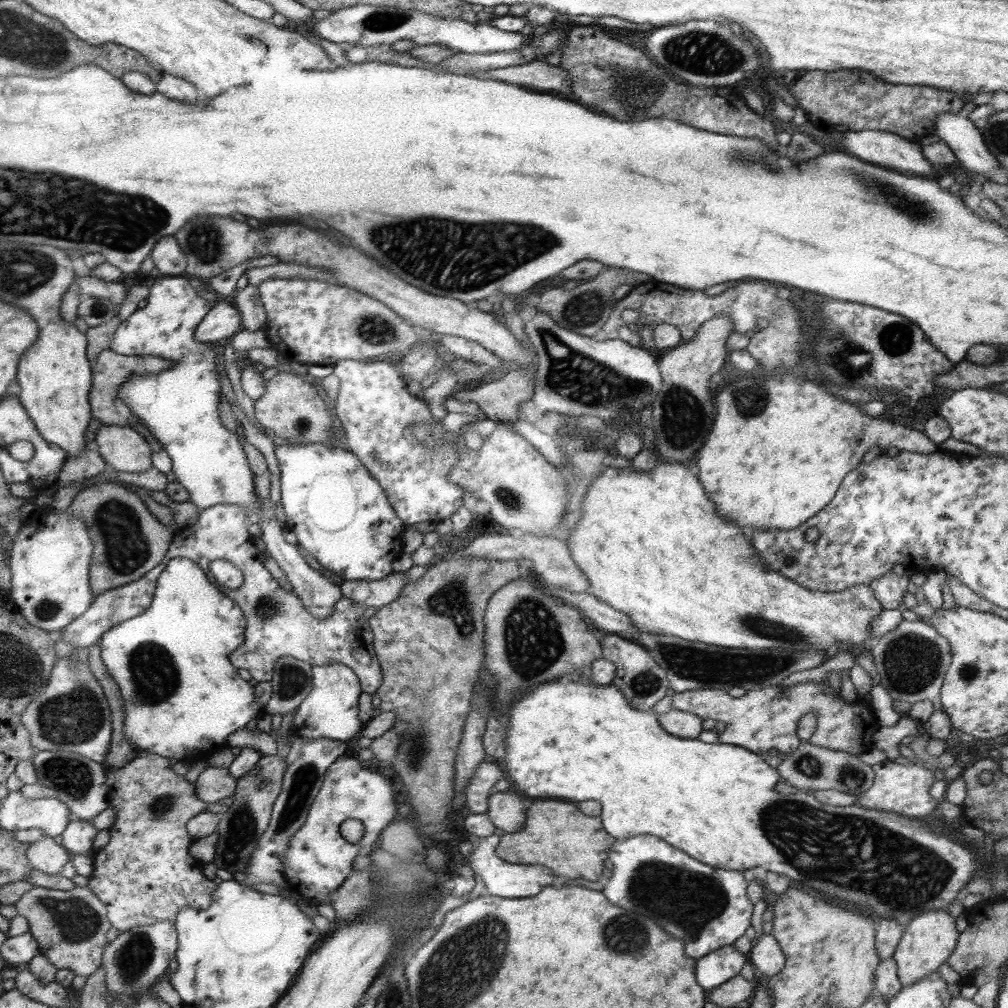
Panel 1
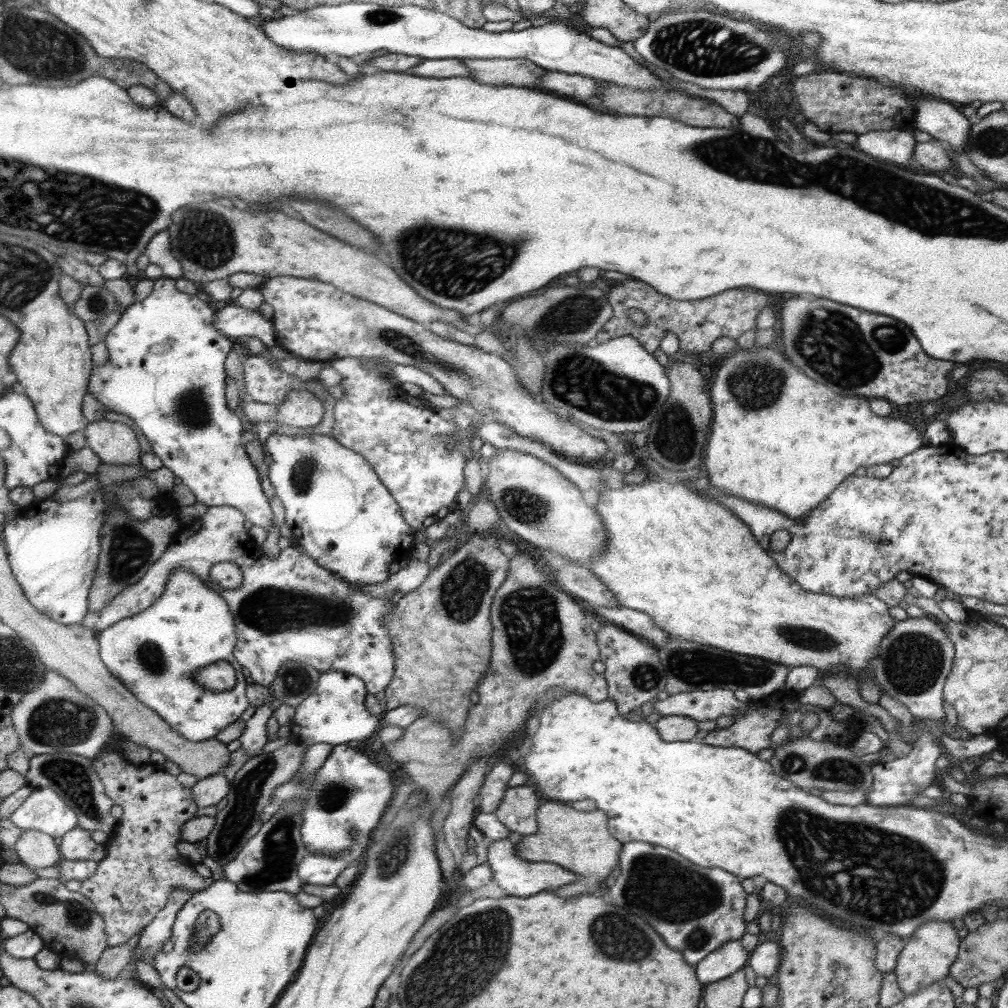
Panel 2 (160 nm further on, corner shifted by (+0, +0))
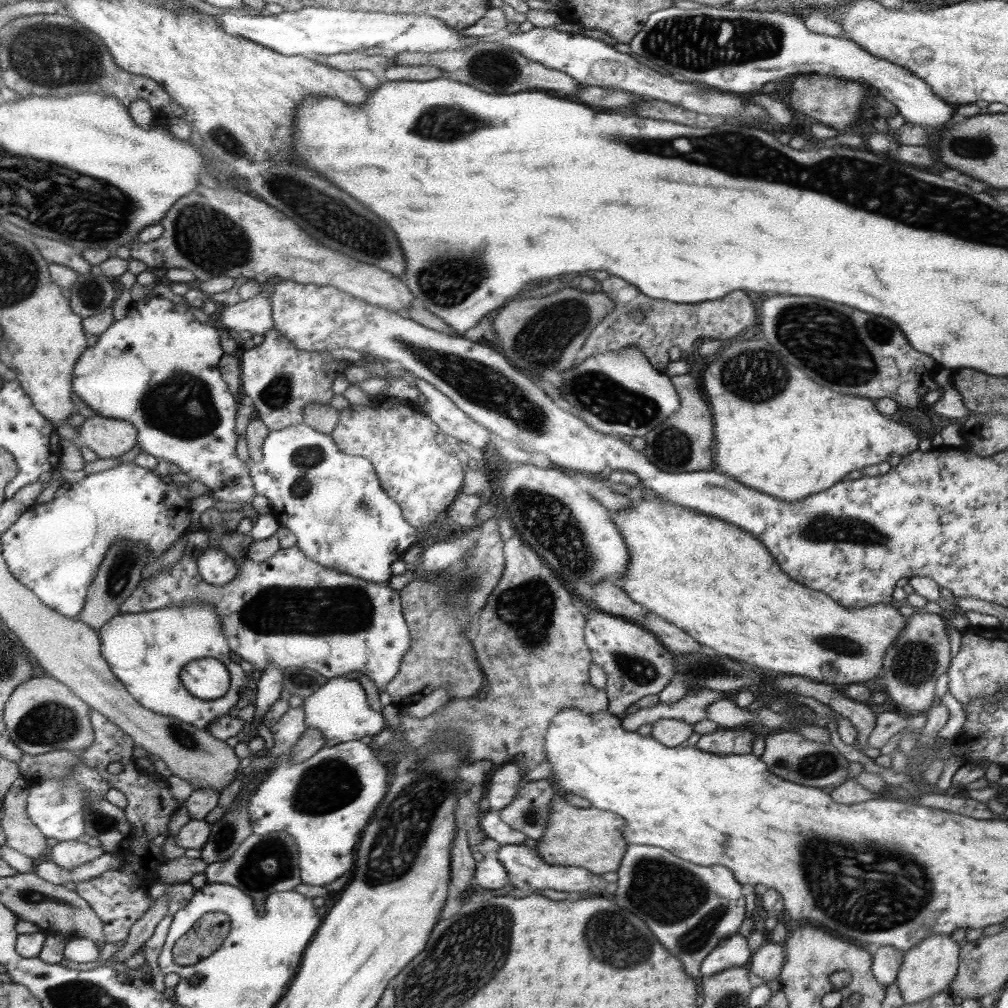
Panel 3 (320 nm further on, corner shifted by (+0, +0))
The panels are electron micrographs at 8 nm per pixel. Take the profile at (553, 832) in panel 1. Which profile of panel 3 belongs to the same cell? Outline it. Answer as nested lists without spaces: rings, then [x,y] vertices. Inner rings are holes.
[[[557,792],[552,796],[549,823],[534,850],[552,866],[574,865],[600,876],[617,872],[627,849],[627,842],[622,836],[624,827],[625,820],[619,814],[592,806],[572,806],[564,794]]]

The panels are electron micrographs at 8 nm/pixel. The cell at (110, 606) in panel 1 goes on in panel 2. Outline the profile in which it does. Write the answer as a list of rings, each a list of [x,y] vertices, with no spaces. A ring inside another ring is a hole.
[[[233,506],[207,507],[203,516],[198,516],[192,519],[190,524],[181,526],[178,538],[171,542],[163,555],[150,566],[136,584],[127,586],[116,594],[102,610],[96,612],[89,610],[82,624],[98,634],[115,622],[134,616],[152,606],[164,592],[173,570],[177,568],[189,570],[198,575],[204,584],[208,584],[209,568],[217,562],[228,561],[241,568],[242,584],[236,590],[216,590],[216,592],[224,596],[234,617],[237,638],[233,650],[234,658],[242,667],[248,668],[254,683],[270,688],[283,662],[292,660],[309,664],[318,669],[319,673],[336,670],[352,674],[360,678],[367,692],[373,695],[385,690],[391,682],[395,669],[393,644],[383,621],[394,607],[390,599],[372,596],[360,587],[343,581],[331,570],[318,565],[306,553],[299,552],[295,545],[282,549],[277,558],[271,559],[259,546],[252,543],[248,531],[244,528],[244,522],[246,522],[245,516]]]

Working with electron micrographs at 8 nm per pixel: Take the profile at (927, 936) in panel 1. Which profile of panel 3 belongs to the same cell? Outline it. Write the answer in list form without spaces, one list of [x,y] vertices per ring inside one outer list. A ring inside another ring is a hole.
[[[932,935],[905,952],[895,982],[905,1004],[916,1004],[947,990],[959,965],[959,944],[950,935]]]

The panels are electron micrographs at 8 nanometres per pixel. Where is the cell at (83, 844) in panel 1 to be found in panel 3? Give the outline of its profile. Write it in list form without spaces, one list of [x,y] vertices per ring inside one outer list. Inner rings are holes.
[[[80,840],[62,841],[50,850],[51,861],[66,870],[72,870],[76,866],[90,862],[104,854],[106,852],[101,845],[90,846],[88,843]]]

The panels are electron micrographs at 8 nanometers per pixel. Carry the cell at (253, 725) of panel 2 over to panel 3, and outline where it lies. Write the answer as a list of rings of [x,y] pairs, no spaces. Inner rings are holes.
[[[268,665],[265,669],[264,672],[262,672],[262,676],[260,676],[260,681],[257,683],[257,691],[256,691],[256,696],[254,697],[254,702],[255,702],[255,716],[254,716],[254,721],[252,721],[252,728],[256,730],[255,727],[255,717],[260,717],[262,720],[265,716],[265,714],[270,710],[270,705],[273,705],[273,702],[276,702],[276,699],[280,699],[280,692],[282,692],[283,689],[283,674],[282,674],[282,669],[278,665]]]

